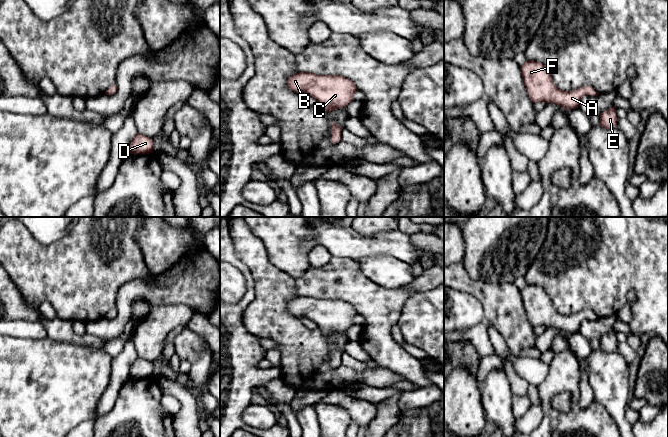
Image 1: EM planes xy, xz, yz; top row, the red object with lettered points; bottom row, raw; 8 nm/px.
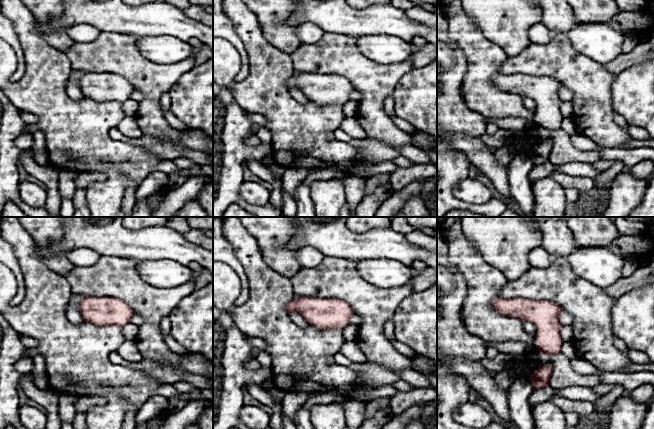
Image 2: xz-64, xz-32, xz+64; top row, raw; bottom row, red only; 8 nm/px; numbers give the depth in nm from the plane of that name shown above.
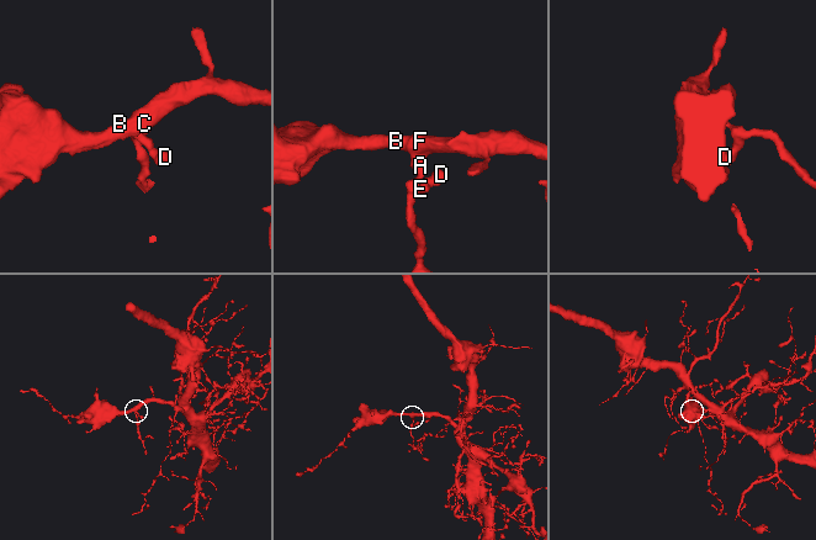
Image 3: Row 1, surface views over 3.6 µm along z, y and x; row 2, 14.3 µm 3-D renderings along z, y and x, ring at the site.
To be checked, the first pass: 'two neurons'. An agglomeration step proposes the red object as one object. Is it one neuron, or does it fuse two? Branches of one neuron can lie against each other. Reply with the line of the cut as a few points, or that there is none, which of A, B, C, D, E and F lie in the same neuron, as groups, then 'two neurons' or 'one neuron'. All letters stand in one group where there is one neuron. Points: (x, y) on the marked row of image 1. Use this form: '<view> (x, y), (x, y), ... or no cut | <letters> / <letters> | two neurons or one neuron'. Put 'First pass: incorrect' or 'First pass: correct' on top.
First pass: incorrect
no cut | A B C D E F | one neuron

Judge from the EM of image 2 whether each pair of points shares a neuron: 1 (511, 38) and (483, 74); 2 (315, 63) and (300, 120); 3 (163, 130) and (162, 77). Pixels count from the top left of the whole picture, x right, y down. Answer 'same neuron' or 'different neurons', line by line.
1: different neurons
2: different neurons
3: same neuron

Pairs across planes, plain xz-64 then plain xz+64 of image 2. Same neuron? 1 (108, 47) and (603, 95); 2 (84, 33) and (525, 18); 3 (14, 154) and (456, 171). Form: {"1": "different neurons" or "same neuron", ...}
{"1": "same neuron", "2": "different neurons", "3": "same neuron"}

